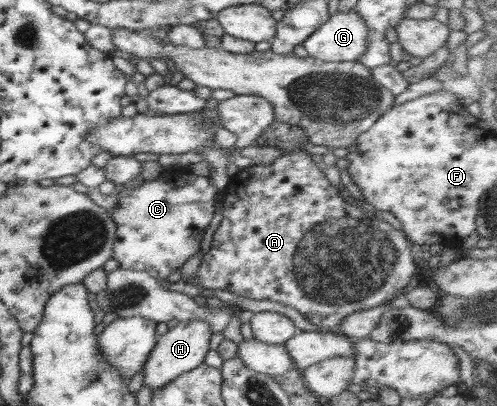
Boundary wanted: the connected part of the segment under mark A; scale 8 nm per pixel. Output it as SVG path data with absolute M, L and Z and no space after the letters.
M274 121L267 131L255 141L255 146L259 147L276 147L283 151L283 156L275 158L269 166L262 166L256 162L252 162L248 168L243 168L240 173L230 178L229 185L224 190L223 219L219 222L219 226L213 235L211 249L205 254L202 264L197 269L197 273L193 277L189 277L187 283L200 286L201 288L209 288L209 290L229 290L239 296L245 298L253 298L253 300L273 300L280 302L285 306L291 306L297 309L309 322L324 326L325 328L339 328L341 321L348 314L381 306L389 303L395 296L401 294L411 282L416 274L417 266L413 261L411 247L413 243L407 240L406 235L396 230L390 223L377 216L367 215L360 208L348 204L340 196L339 191L333 187L323 170L319 170L316 159L313 155L308 154L300 147L301 140L308 141L305 129L301 129L299 125L289 126L279 121Z

